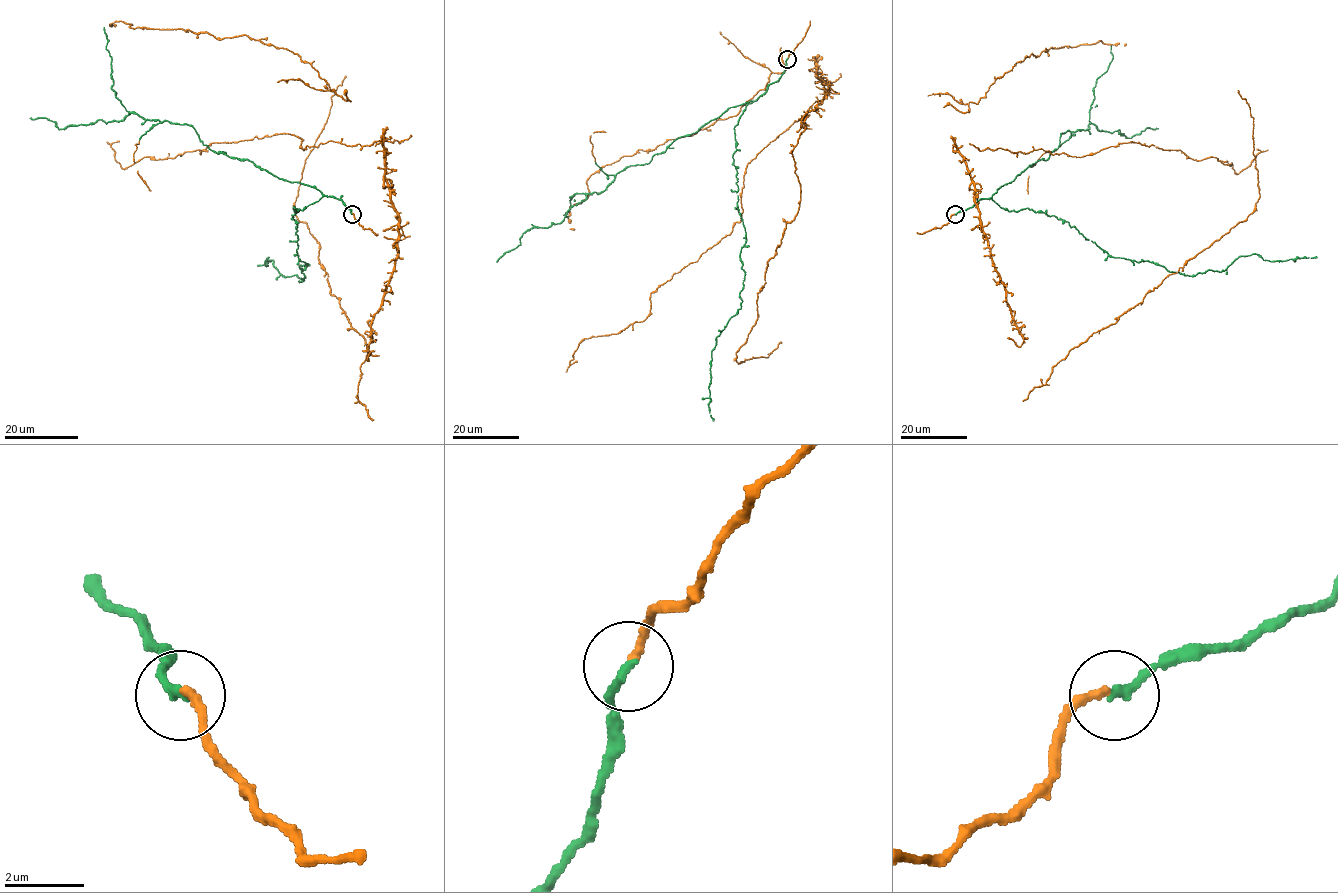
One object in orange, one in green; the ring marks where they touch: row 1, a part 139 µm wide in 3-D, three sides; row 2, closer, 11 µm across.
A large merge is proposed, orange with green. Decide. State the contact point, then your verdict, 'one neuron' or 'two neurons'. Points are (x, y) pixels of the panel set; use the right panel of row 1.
at (955, 214); one neuron

